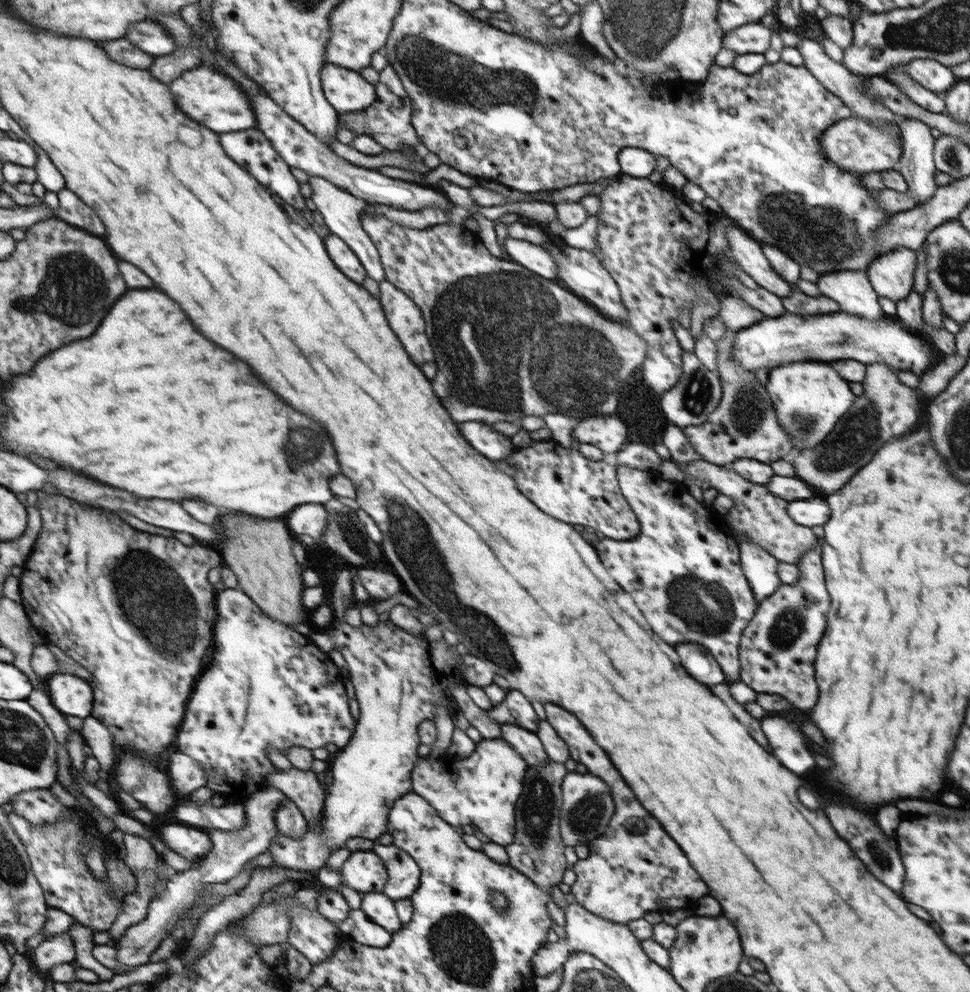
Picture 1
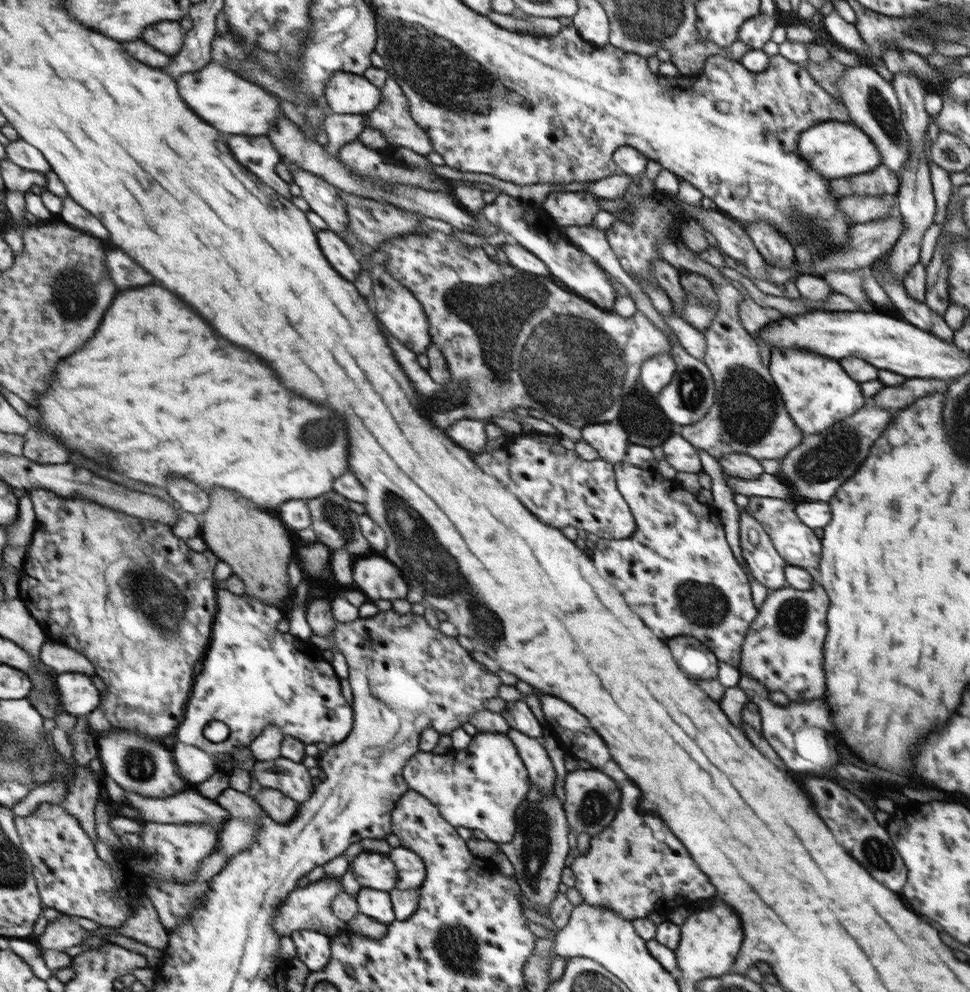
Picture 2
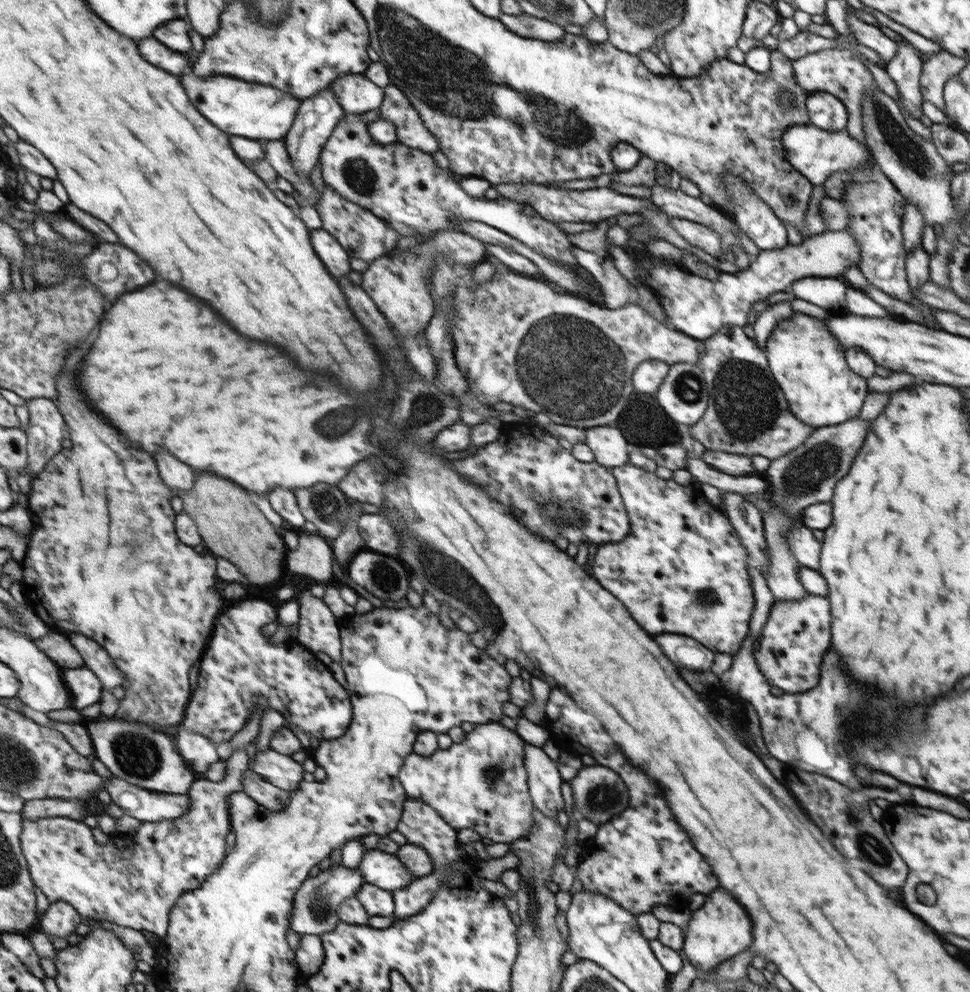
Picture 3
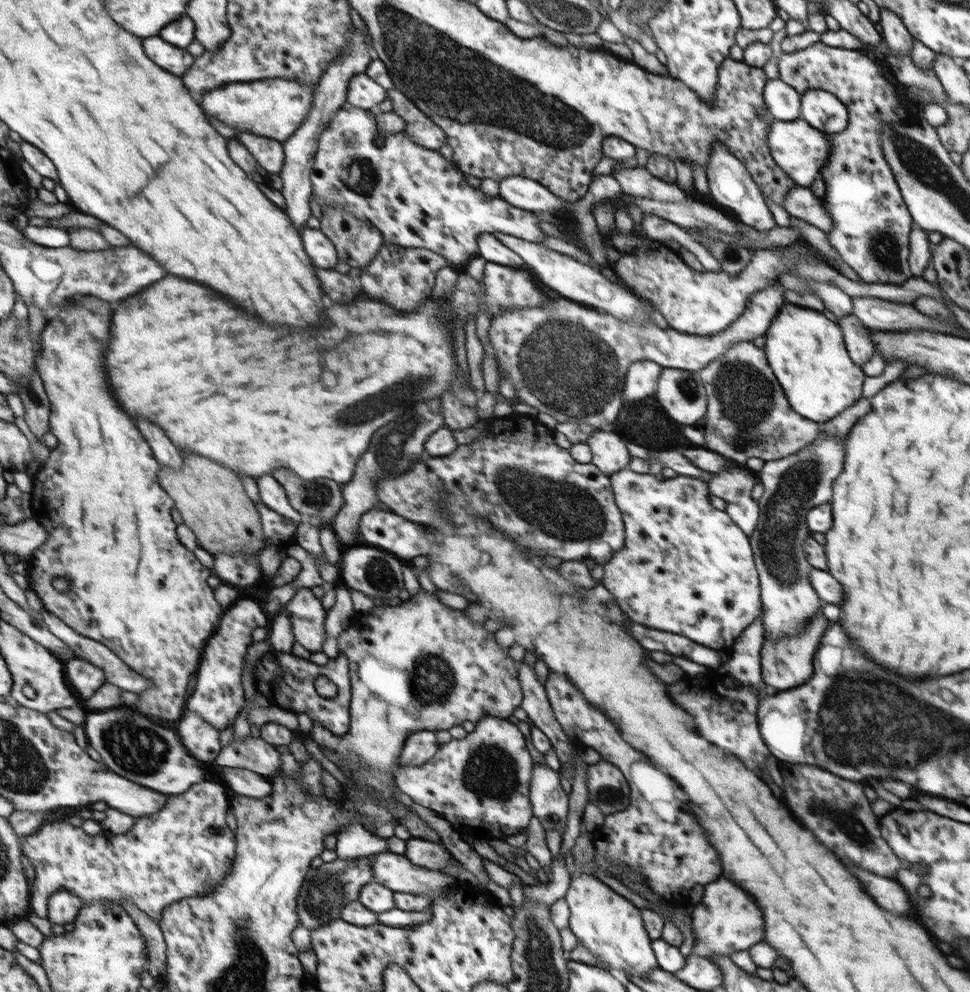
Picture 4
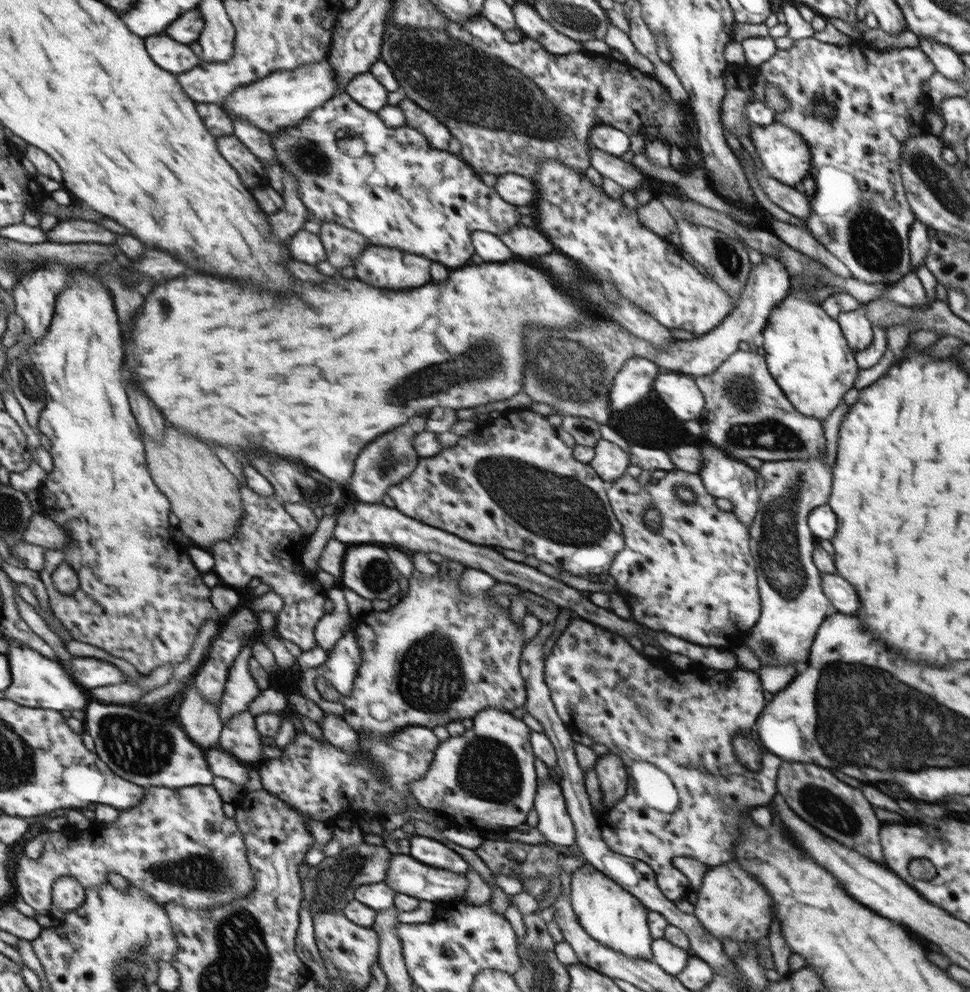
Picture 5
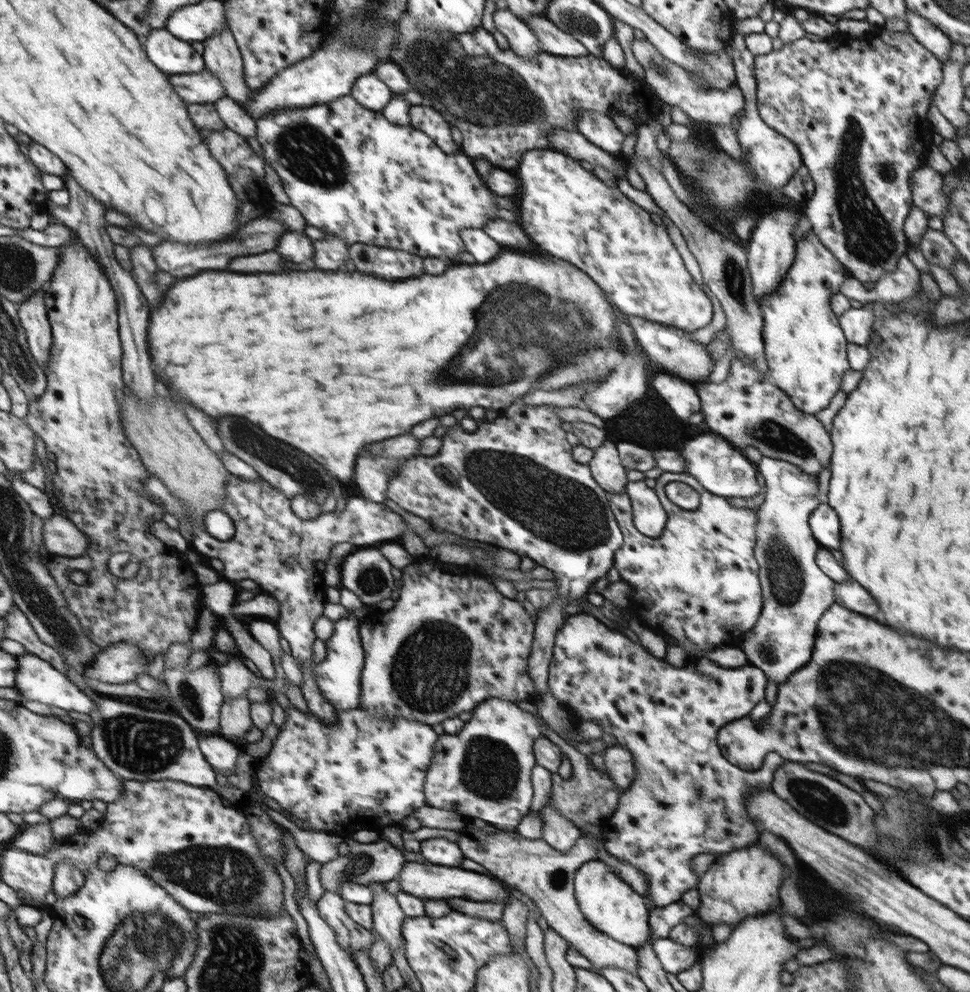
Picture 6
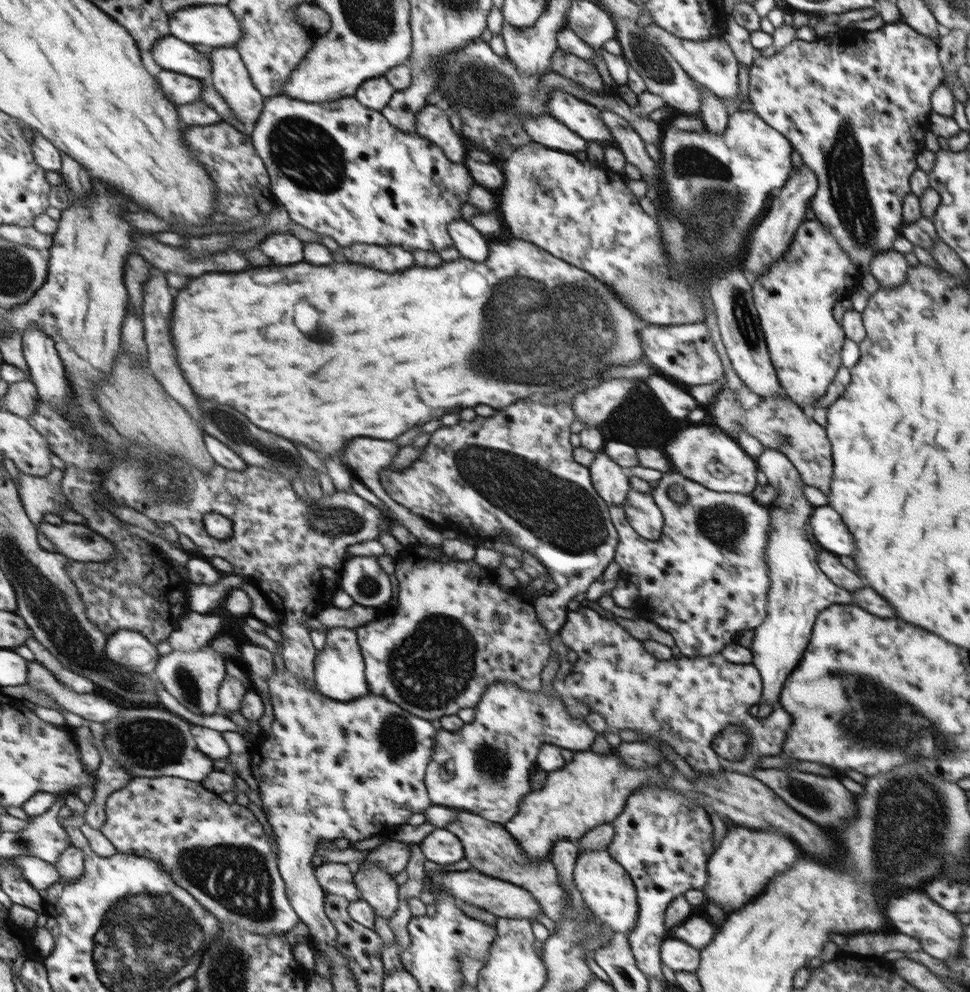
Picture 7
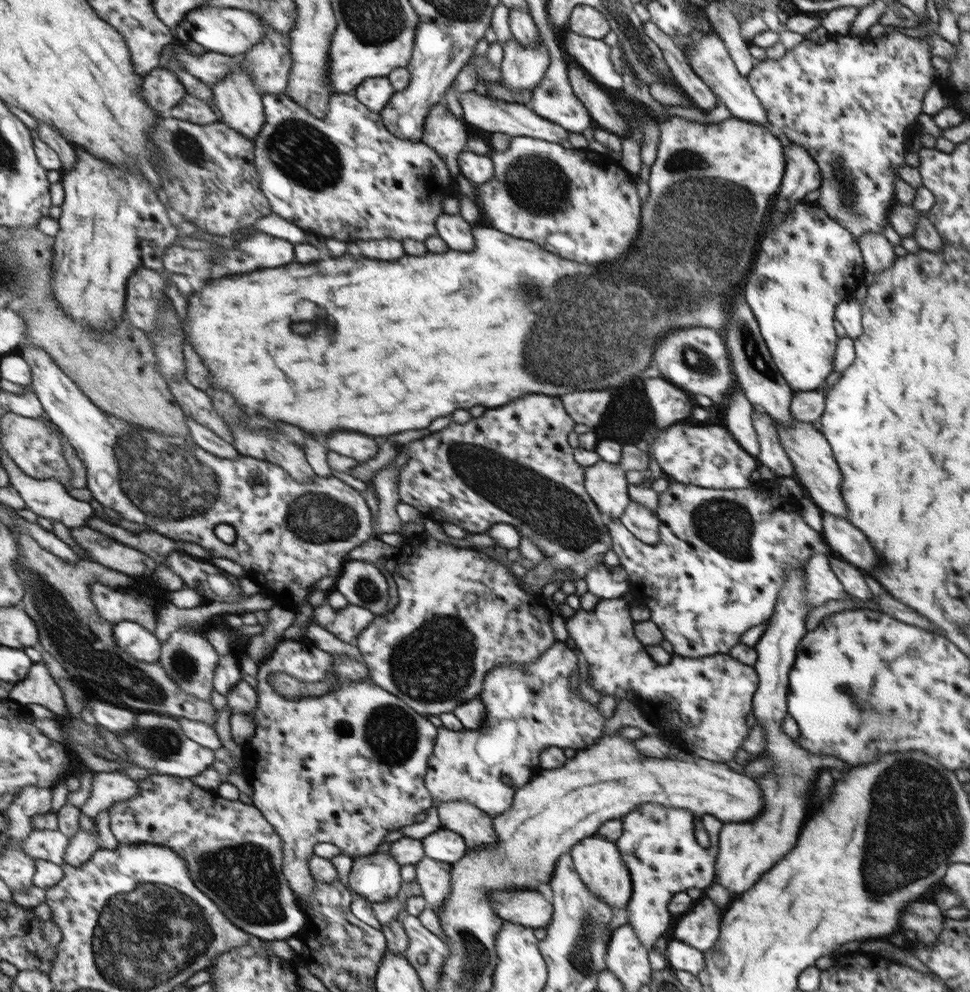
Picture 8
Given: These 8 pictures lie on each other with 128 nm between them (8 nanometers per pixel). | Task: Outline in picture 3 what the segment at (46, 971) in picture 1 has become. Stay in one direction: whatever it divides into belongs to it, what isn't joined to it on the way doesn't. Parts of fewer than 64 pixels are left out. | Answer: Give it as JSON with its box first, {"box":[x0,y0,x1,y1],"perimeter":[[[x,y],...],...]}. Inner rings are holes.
{"box":[40,901,86,938],"perimeter":[[[58,901],[51,903],[42,916],[40,930],[50,935],[50,938],[66,937],[76,934],[78,924],[86,922],[84,915],[70,902]]]}

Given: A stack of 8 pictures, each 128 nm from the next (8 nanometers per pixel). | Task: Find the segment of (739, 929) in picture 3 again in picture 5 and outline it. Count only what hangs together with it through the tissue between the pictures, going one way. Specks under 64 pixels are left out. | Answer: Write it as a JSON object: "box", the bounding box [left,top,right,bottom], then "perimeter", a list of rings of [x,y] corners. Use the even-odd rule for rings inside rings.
{"box":[694,862,774,943],"perimeter":[[[726,862],[722,872],[717,866],[708,868],[704,873],[700,889],[697,891],[698,901],[694,905],[694,914],[699,921],[711,931],[716,939],[730,938],[744,943],[762,938],[768,934],[770,922],[774,918],[774,902],[766,888],[752,876],[742,870],[738,862]]]}

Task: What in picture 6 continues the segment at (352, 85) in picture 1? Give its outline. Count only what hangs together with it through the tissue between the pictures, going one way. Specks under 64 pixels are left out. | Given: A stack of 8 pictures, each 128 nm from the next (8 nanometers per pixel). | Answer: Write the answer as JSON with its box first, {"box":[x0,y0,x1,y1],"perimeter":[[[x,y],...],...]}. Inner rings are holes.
{"box":[353,73,395,111],"perimeter":[[[369,73],[356,80],[353,95],[368,110],[381,111],[390,104],[395,93],[378,75]]]}

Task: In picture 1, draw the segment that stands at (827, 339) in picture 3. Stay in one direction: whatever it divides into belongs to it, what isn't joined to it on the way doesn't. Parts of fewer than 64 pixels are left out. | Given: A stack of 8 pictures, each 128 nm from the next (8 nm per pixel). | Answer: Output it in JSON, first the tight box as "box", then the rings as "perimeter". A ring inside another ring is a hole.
{"box":[766,361,855,449],"perimeter":[[[822,361],[792,362],[769,370],[766,386],[774,398],[776,414],[786,432],[794,438],[796,448],[810,449],[826,440],[828,433],[844,419],[845,414],[855,404],[846,379],[829,363]]]}

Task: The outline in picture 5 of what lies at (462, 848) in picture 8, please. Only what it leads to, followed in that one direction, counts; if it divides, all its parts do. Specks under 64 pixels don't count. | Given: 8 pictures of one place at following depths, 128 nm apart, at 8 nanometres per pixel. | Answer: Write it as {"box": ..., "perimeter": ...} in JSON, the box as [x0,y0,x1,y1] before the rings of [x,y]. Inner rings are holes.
{"box":[410,835,469,875],"perimeter":[[[414,835],[410,840],[410,855],[428,866],[465,875],[468,870],[469,864],[456,851],[431,837]]]}

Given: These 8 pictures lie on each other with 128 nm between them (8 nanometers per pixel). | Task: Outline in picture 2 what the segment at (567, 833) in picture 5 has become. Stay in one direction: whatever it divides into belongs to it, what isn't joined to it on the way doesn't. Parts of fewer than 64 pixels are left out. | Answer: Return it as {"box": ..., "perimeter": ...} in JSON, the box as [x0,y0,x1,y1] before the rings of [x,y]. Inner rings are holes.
{"box":[507,728,556,796],"perimeter":[[[511,728],[507,734],[508,737],[512,738],[516,750],[523,758],[523,764],[530,775],[530,781],[538,786],[540,794],[548,796],[552,792],[554,782],[556,782],[556,771],[550,758],[548,758],[547,750],[540,746],[540,742],[536,738],[532,738],[519,730]]]}

